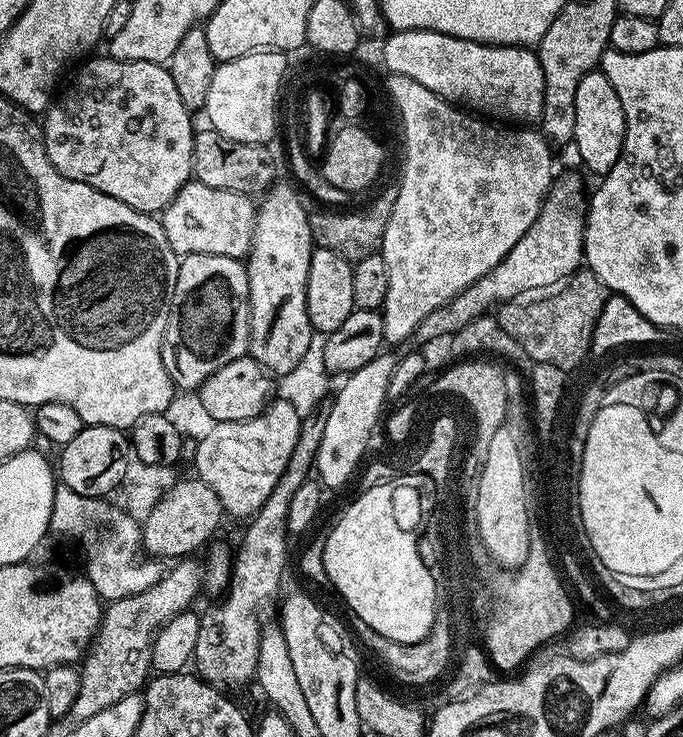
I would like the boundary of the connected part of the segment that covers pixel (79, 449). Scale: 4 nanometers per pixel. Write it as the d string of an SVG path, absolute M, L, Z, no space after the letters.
M90 424L81 427L70 442L60 449L60 468L58 464L59 483L74 490L74 493L91 497L105 497L108 491L121 483L124 471L130 461L128 440L123 431L110 426Z

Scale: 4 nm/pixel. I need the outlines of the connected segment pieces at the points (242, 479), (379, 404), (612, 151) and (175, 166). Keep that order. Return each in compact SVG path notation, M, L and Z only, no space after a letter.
M276 398L258 416L248 420L221 420L196 440L195 475L220 500L221 509L232 516L251 517L267 500L267 496L286 470L287 460L294 454L302 416L288 400Z
M379 354L345 379L348 381L341 386L328 414L323 417L322 438L315 458L314 470L324 488L340 488L355 474L356 463L368 448L367 440L376 423L381 423L380 411L384 408L384 399L390 396L390 378L397 368L390 357Z
M593 70L587 72L578 82L578 90L574 94L574 134L572 135L576 152L580 160L592 172L597 172L597 177L603 178L605 174L618 162L620 151L624 145L624 115L622 114L622 102L618 102L618 94L614 86L604 76L603 72Z
M103 54L97 60L89 59L89 64L79 65L80 73L76 76L76 81L65 90L64 93L57 95L52 103L48 105L42 116L42 131L44 134L44 149L48 155L48 161L58 169L66 178L82 182L94 190L104 192L110 198L122 202L139 212L149 214L163 213L168 207L169 202L176 197L176 192L183 184L189 183L192 176L192 128L193 113L178 98L178 90L174 86L174 78L171 71L164 64L154 62L134 62L133 60L116 60L111 54Z

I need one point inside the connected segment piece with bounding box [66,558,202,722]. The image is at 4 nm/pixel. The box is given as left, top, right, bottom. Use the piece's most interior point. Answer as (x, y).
(116, 662)

